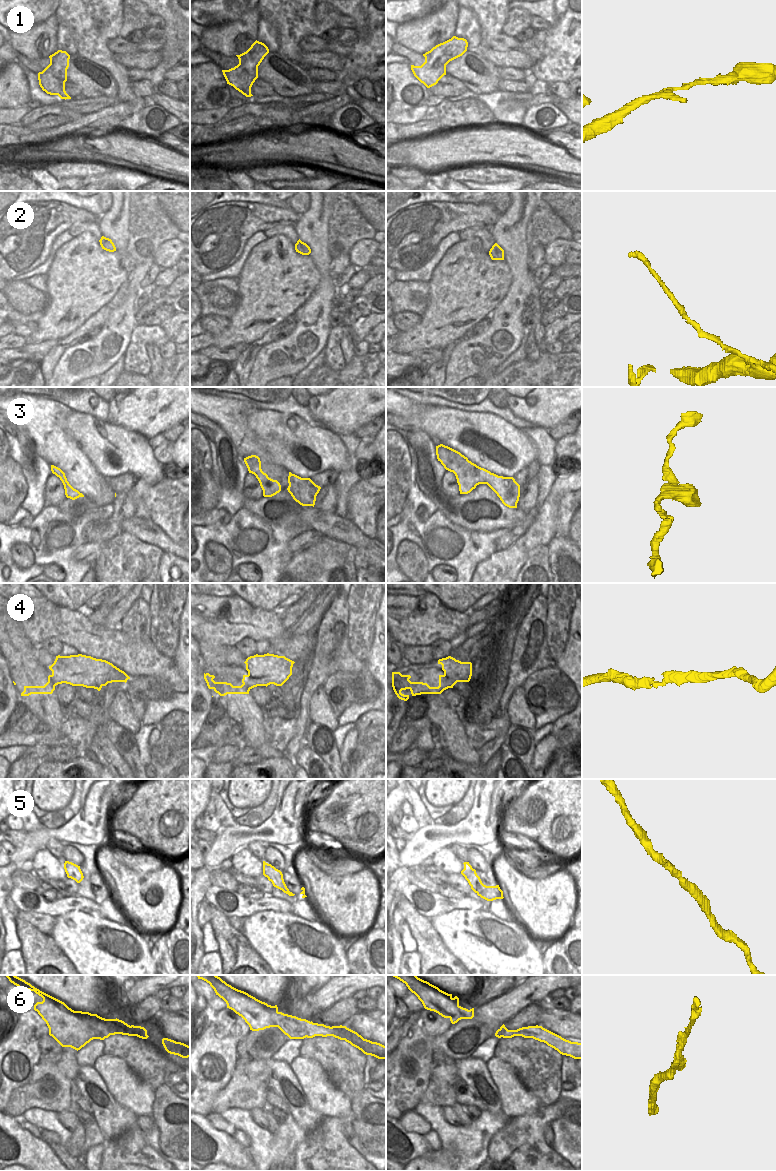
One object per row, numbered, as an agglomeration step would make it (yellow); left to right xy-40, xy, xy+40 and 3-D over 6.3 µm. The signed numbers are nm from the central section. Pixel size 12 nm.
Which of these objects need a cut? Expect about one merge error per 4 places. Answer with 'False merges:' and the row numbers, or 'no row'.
False merges: 6

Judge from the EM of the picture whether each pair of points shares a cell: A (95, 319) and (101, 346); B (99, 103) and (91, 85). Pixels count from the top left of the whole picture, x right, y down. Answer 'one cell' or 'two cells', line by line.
A: two cells
B: two cells

